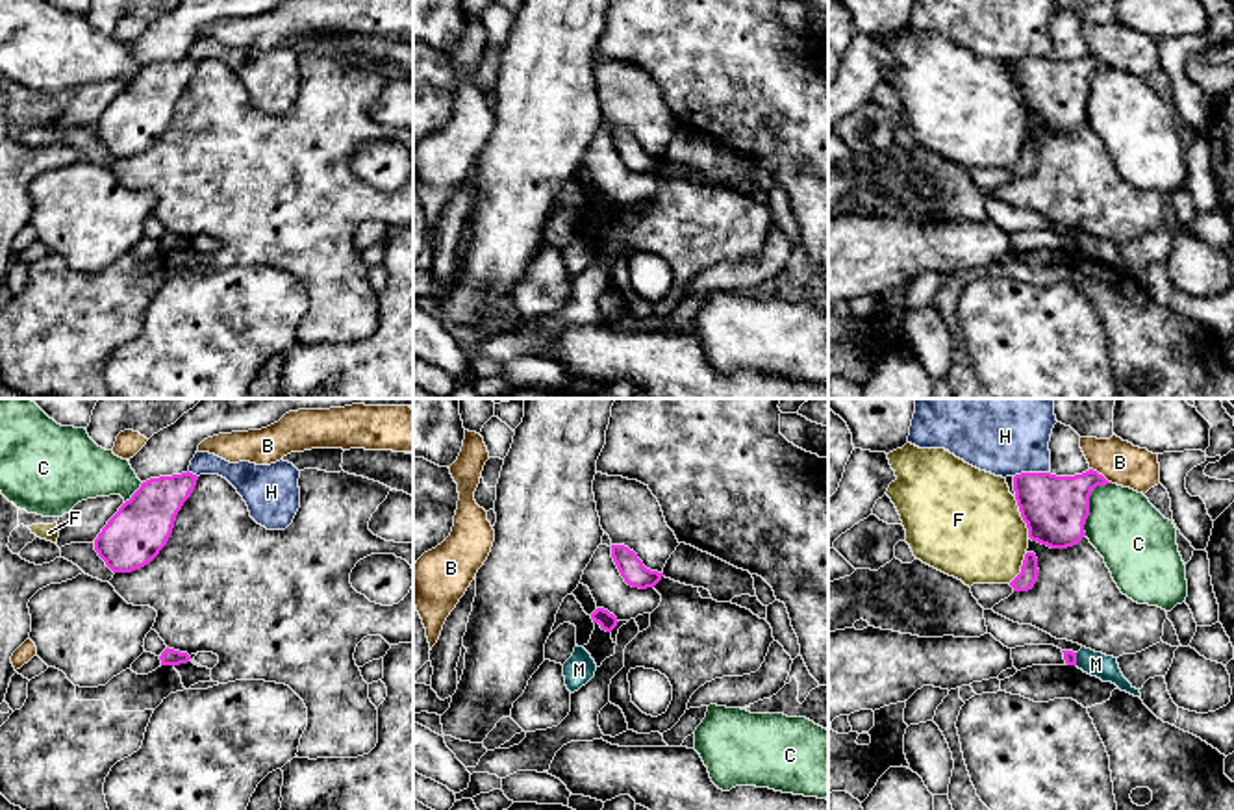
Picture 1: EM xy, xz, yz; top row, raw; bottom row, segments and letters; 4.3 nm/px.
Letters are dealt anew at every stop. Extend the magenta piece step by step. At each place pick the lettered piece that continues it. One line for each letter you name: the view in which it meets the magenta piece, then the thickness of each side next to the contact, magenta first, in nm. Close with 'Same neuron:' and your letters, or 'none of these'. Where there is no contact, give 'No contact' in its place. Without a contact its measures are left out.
Same neuron: none of these

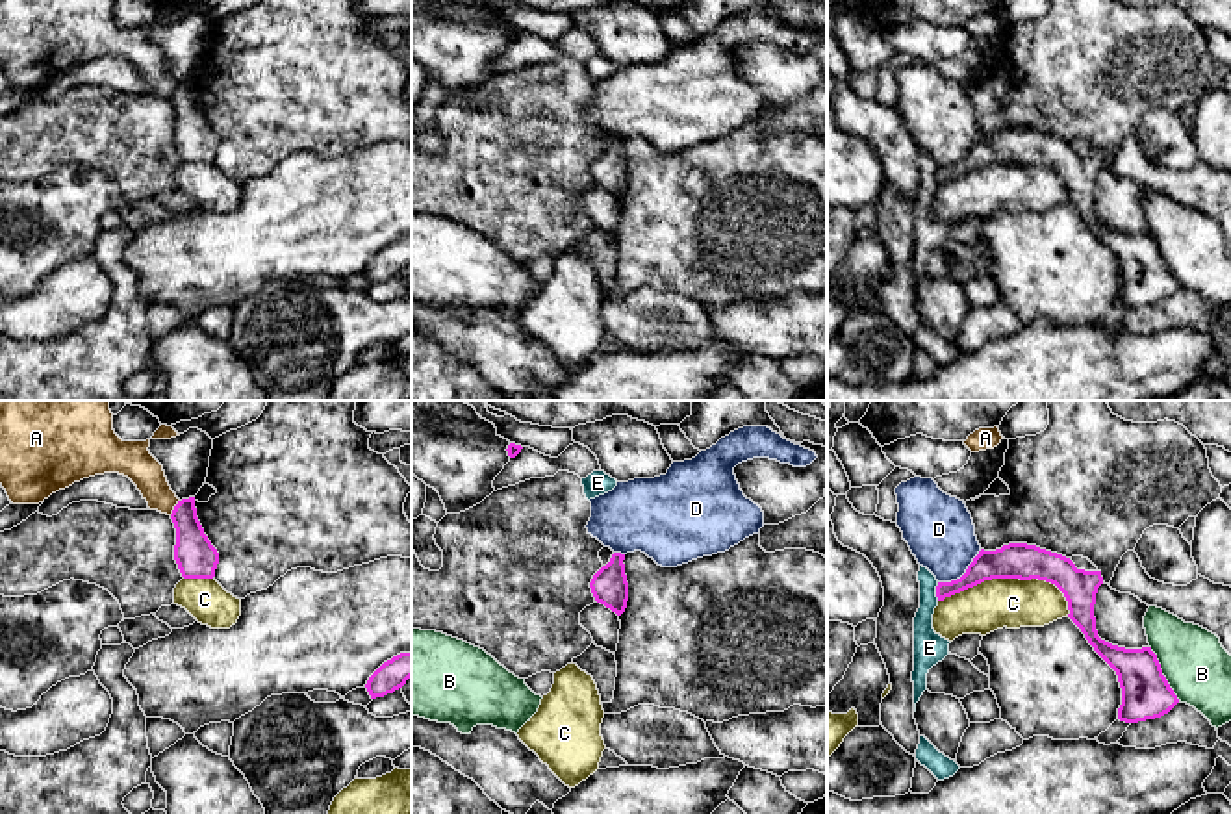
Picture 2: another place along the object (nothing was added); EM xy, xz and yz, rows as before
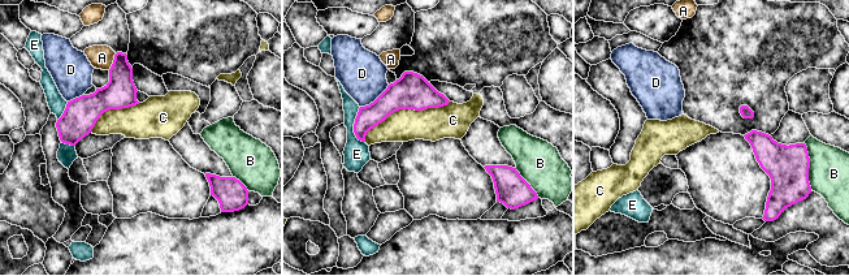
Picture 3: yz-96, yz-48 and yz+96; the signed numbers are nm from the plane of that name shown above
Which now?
Same neuron: none of these

